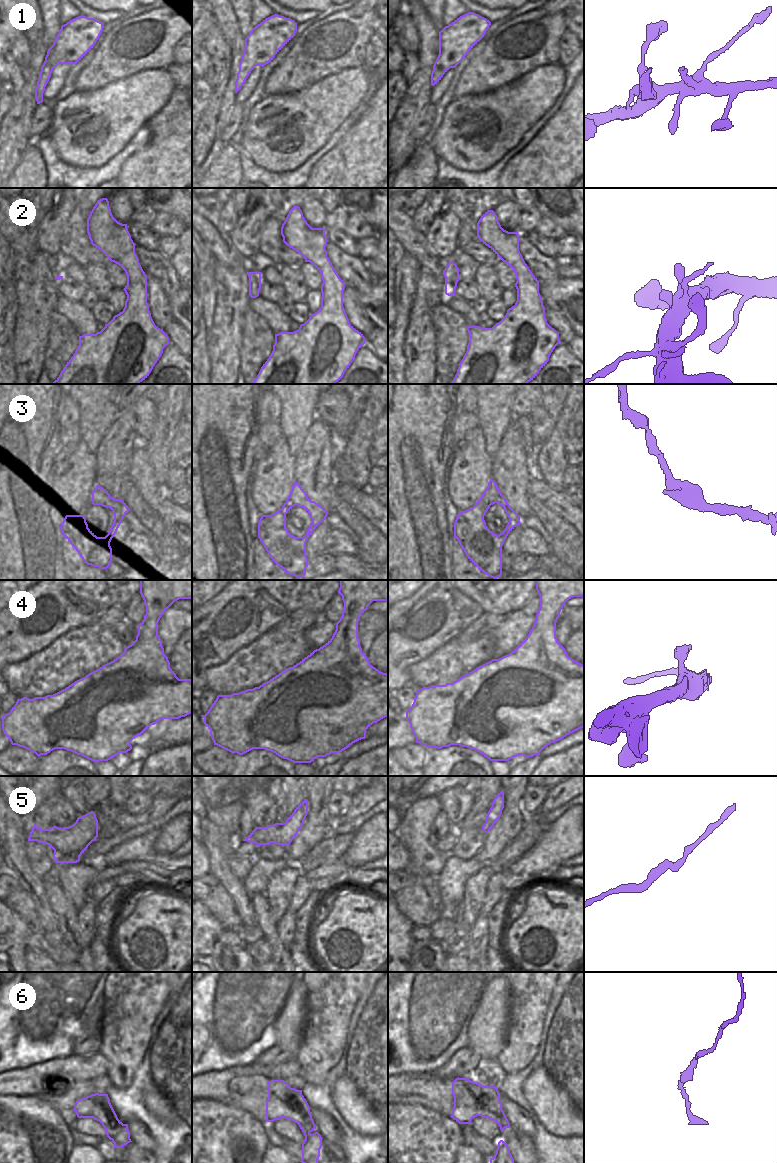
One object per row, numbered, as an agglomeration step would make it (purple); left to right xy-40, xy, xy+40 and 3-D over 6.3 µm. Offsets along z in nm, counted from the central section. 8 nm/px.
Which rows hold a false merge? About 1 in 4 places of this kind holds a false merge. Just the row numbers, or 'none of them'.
6.

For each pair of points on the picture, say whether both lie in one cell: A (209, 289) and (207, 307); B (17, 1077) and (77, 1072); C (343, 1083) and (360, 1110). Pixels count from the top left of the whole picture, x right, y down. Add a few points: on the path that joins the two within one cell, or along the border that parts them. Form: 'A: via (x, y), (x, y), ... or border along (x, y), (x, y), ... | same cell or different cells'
A: via (207, 293), (207, 303) | same cell
B: via (32, 1077), (48, 1071), (62, 1070) | same cell
C: via (344, 1090), (345, 1095), (353, 1103) | same cell

